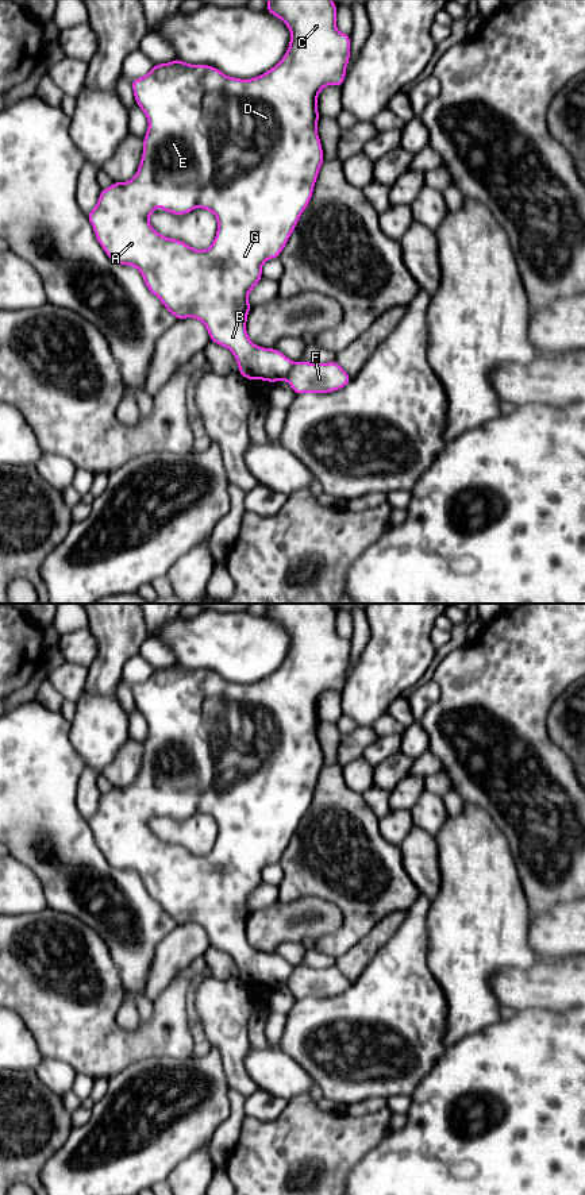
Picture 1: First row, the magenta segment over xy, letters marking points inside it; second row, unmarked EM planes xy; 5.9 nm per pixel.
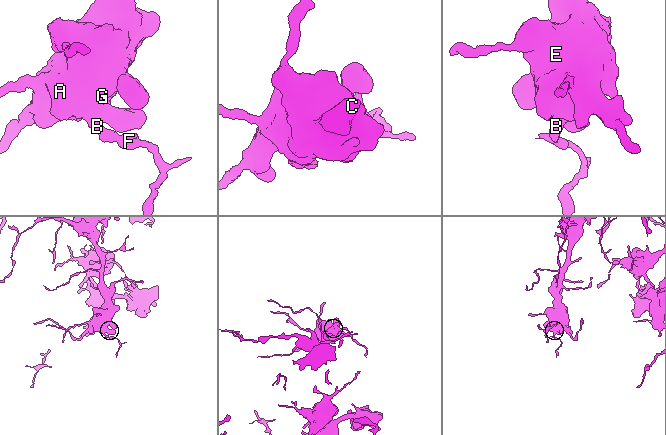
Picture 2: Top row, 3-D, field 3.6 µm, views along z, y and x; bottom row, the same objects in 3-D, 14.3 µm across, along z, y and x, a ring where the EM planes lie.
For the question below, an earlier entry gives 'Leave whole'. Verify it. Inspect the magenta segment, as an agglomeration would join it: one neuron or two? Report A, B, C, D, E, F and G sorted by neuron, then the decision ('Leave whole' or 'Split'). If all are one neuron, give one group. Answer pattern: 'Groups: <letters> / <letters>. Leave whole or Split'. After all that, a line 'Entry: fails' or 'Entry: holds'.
Groups: A B C D E G / F. Split
Entry: fails

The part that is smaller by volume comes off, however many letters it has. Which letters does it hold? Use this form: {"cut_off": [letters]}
{"cut_off": ["F"]}

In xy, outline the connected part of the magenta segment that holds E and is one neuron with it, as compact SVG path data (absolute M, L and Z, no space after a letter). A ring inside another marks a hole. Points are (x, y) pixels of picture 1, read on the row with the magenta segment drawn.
M268 0L266 11L280 18L290 31L290 43L285 55L266 73L255 78L240 80L228 77L213 66L190 65L177 58L168 63L154 65L145 77L131 80L136 105L141 107L149 122L147 134L143 138L143 154L139 169L131 181L113 182L107 189L103 189L97 205L93 211L86 213L86 216L93 227L97 242L112 262L136 267L141 271L147 289L161 300L165 308L176 316L177 320L186 317L201 320L208 329L211 342L227 347L234 354L242 377L246 379L262 379L273 383L286 378L292 362L278 350L255 346L249 339L246 331L247 315L251 309L249 304L249 293L262 278L262 265L270 258L280 257L301 213L312 198L317 173L324 162L322 143L316 131L319 122L317 96L327 85L342 86L350 59L350 35L338 31L336 4L332 0ZM159 201L162 203L162 212L170 212L178 216L182 216L195 208L211 211L218 220L218 232L211 247L207 250L195 250L181 240L170 239L158 234L149 223L149 216L157 211Z

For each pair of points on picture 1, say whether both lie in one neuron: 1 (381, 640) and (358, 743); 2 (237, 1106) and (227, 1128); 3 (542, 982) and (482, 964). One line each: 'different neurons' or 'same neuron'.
1: different neurons
2: same neuron
3: different neurons

